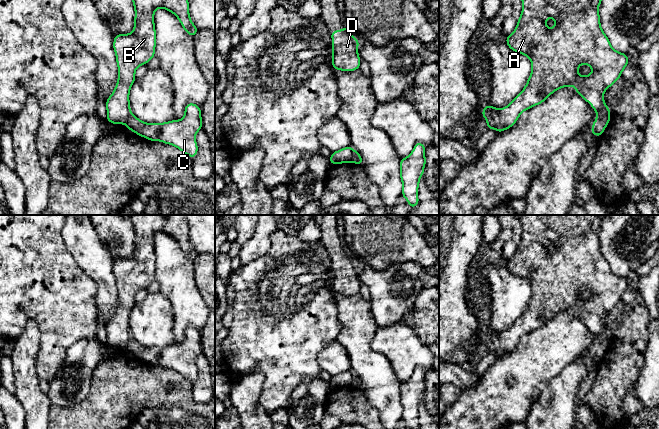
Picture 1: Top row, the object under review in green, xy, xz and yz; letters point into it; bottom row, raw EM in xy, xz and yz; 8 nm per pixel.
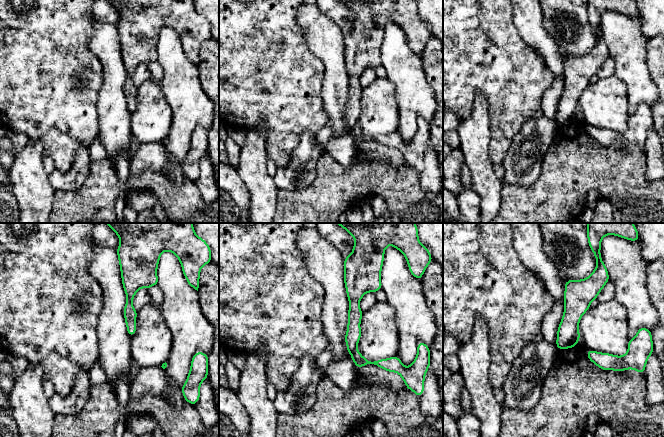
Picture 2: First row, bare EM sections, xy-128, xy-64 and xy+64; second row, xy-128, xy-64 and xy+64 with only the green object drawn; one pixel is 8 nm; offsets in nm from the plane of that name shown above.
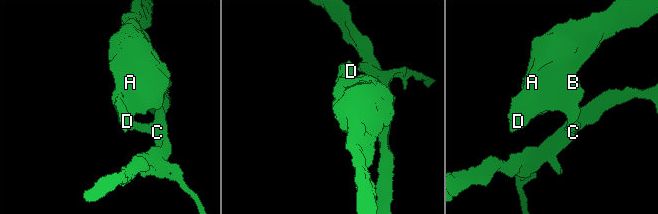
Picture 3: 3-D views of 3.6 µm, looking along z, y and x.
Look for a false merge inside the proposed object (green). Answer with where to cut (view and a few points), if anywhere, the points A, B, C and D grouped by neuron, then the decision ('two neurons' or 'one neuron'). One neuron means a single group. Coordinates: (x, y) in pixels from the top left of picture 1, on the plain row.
cut in yz along (609, 336), (597, 341); A B D / C; two neurons

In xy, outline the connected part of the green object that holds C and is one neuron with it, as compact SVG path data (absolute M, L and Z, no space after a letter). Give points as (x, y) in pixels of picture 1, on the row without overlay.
M194 327L185 330L182 344L145 347L131 337L125 349L139 360L173 369L191 382L197 379L195 360L202 353L202 342L200 331Z

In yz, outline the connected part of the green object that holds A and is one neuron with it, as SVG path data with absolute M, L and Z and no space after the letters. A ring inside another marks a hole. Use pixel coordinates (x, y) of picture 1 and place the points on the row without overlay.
M521 215L520 221L523 233L513 257L506 261L509 272L517 277L527 280L532 289L531 299L521 315L511 327L497 333L493 330L484 330L481 340L486 342L487 353L495 353L499 357L512 351L519 340L525 334L544 326L556 314L566 310L573 310L578 318L587 325L597 337L597 341L603 341L611 335L605 328L603 319L605 314L611 311L620 301L624 292L629 287L627 278L614 274L608 261L600 249L598 231L606 215ZM548 242L555 244L555 250L548 252L545 245ZM581 288L592 292L592 297L587 300L578 298Z

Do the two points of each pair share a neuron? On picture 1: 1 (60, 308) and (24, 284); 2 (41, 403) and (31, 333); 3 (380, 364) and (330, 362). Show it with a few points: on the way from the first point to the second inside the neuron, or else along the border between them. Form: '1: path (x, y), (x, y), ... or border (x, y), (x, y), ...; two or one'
1: path (51, 299), (40, 288), (33, 288); one
2: path (27, 386), (27, 350); one
3: border (338, 342), (348, 356), (351, 369); two

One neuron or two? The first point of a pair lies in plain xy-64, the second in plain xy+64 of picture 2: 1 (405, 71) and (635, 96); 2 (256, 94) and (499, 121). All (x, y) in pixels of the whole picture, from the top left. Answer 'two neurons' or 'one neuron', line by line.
1: one neuron
2: one neuron

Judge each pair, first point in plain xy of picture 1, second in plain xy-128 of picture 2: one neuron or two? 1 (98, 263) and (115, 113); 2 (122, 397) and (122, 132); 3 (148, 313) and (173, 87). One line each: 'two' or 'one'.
1: one
2: two
3: two

